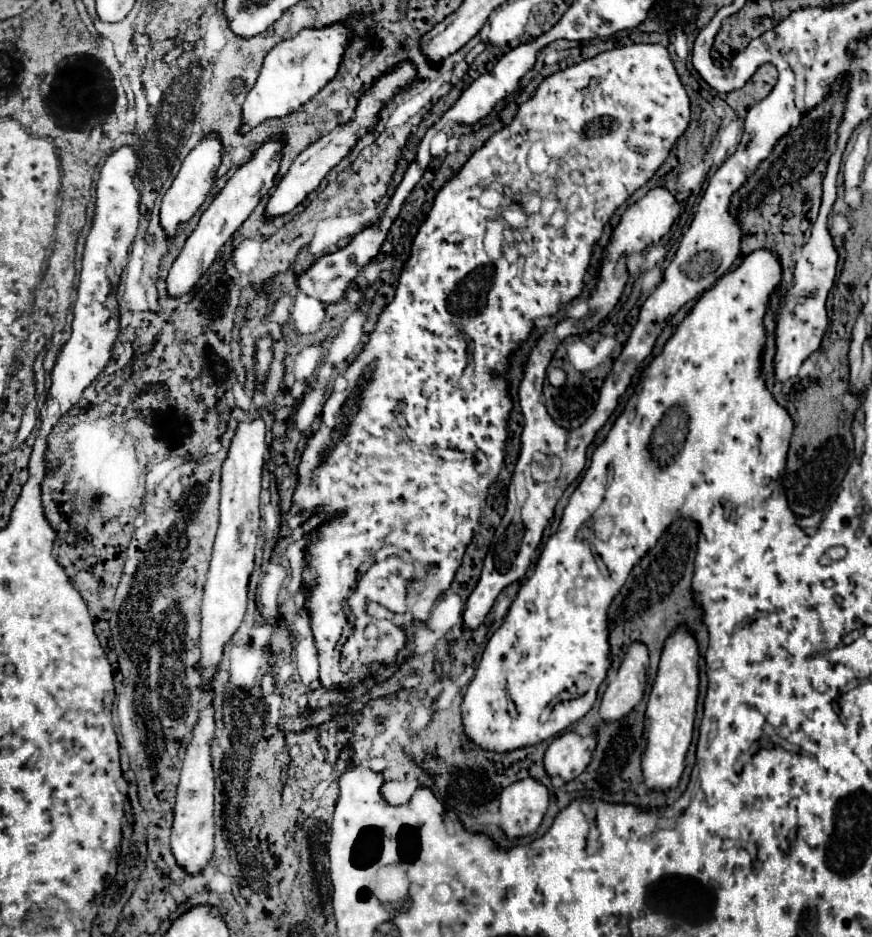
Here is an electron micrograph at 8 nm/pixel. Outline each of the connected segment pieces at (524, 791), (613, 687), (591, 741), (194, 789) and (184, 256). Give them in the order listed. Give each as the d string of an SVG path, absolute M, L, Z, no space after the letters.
M523 779L505 787L499 795L499 827L509 839L537 831L549 805L549 789L535 779Z
M631 645L617 675L609 681L609 687L601 699L599 715L605 723L623 719L643 699L647 683L649 655L643 645Z
M569 731L557 737L545 751L545 771L549 777L561 777L563 781L573 781L579 777L591 761L597 737L579 737Z
M207 705L201 715L199 723L193 729L191 743L185 751L185 761L181 769L181 781L177 787L177 803L175 803L175 821L173 821L173 833L171 833L171 853L177 861L177 865L187 875L199 875L205 865L209 863L213 855L213 787L215 787L215 773L211 765L209 755L209 741L215 733L215 721L213 721L213 707Z
M269 139L265 145L261 145L253 153L251 161L247 161L245 165L241 165L235 171L235 175L227 181L223 191L203 211L203 215L199 219L199 225L187 237L183 251L175 259L173 267L169 269L169 275L167 275L167 293L169 293L169 297L181 297L181 295L189 293L197 285L201 275L219 257L221 247L227 243L227 239L243 225L243 221L251 215L251 211L257 207L261 197L265 197L269 193L269 189L273 187L273 179L275 179L275 175L279 171L281 147L283 147L283 141L279 141L279 139Z

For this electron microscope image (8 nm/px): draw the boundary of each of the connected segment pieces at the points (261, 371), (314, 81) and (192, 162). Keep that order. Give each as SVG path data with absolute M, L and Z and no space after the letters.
M269 335L257 339L255 343L255 391L259 391L269 379L269 367L273 361L273 339Z
M331 25L331 29L303 29L297 37L275 45L265 57L261 75L243 103L239 133L245 135L267 119L287 117L313 99L335 77L343 57L343 45L347 45L347 29L343 29L343 25Z
M211 133L207 135L183 161L177 177L173 179L171 187L167 189L165 197L163 197L163 203L161 203L161 227L163 231L167 233L167 237L175 237L177 235L177 227L181 223L187 223L195 213L197 209L203 205L203 201L207 199L211 187L213 187L213 181L215 181L215 173L217 173L217 167L221 163L221 139L219 135Z

